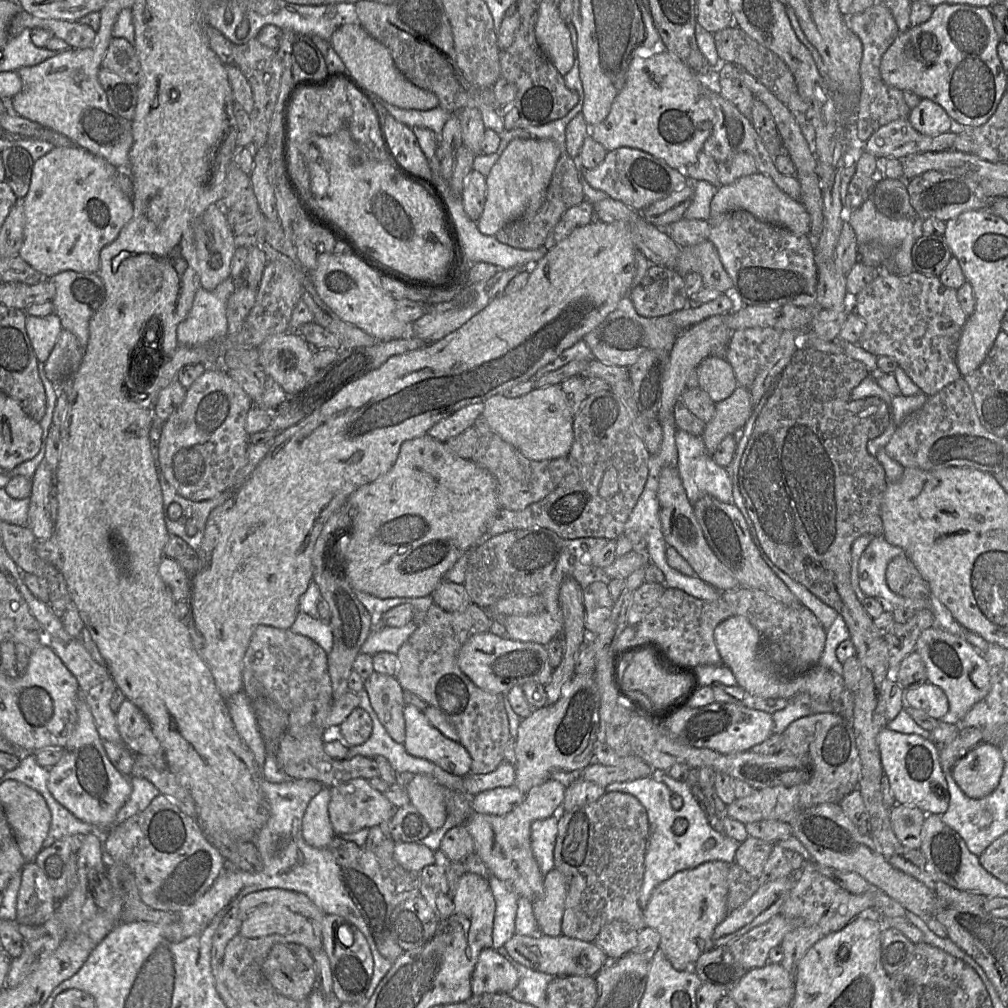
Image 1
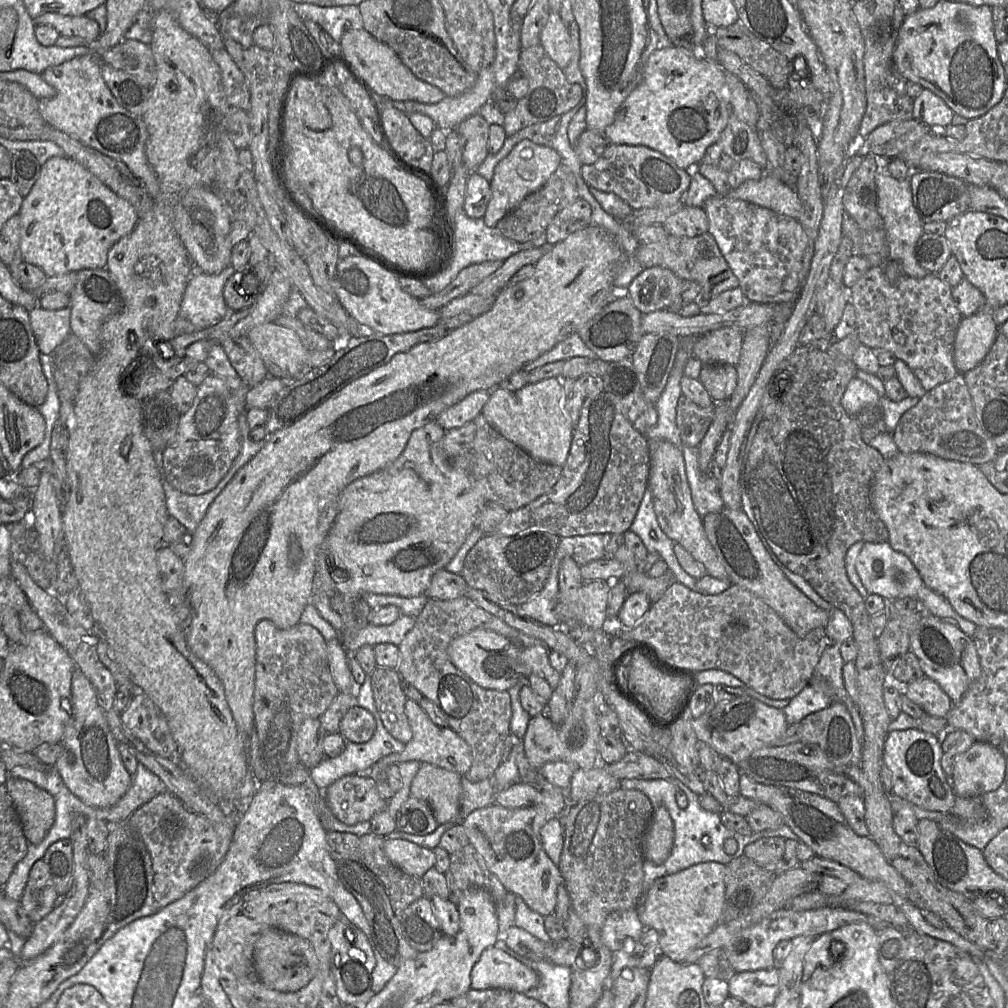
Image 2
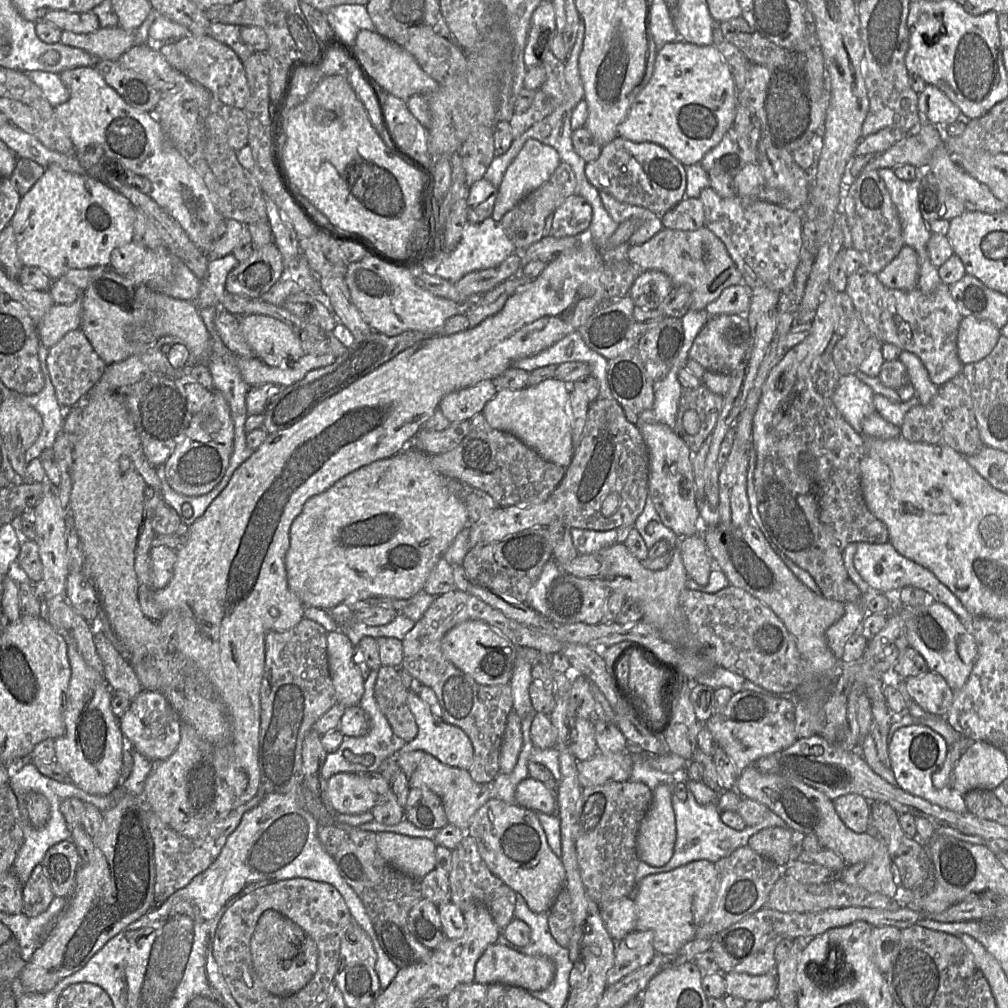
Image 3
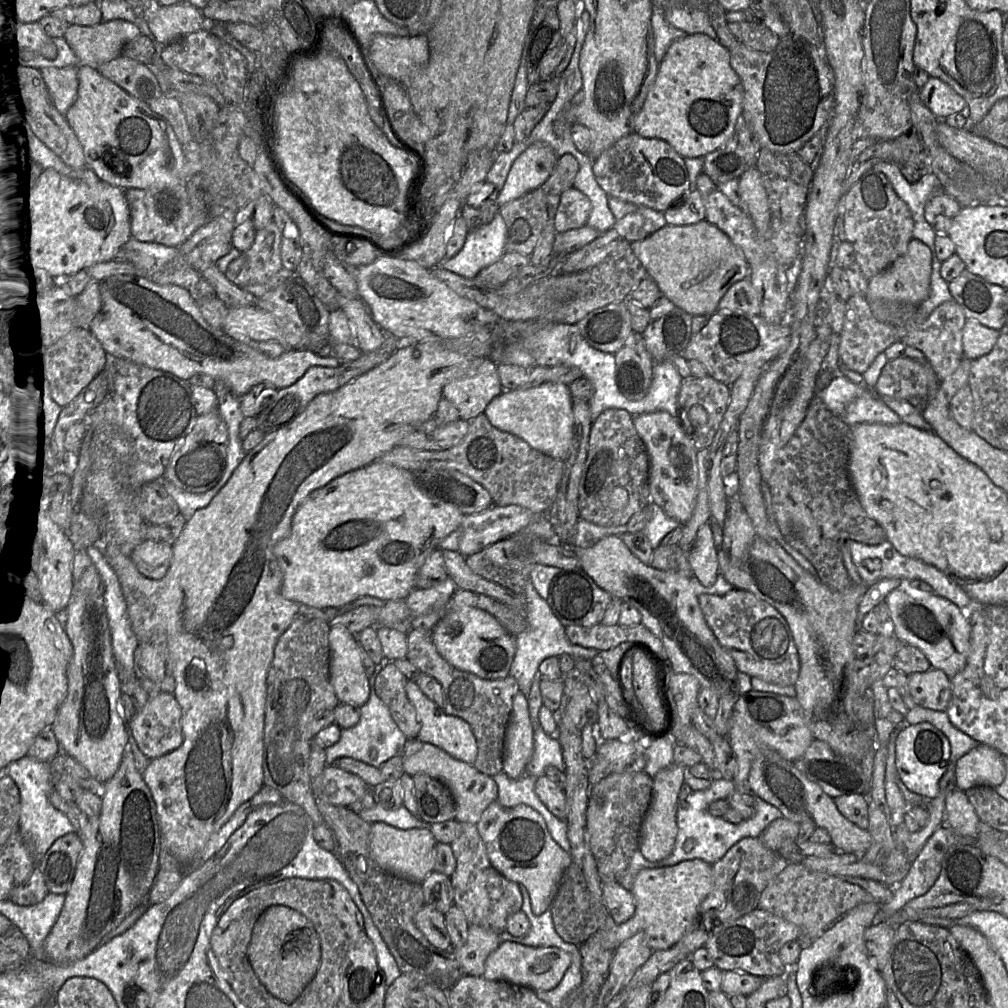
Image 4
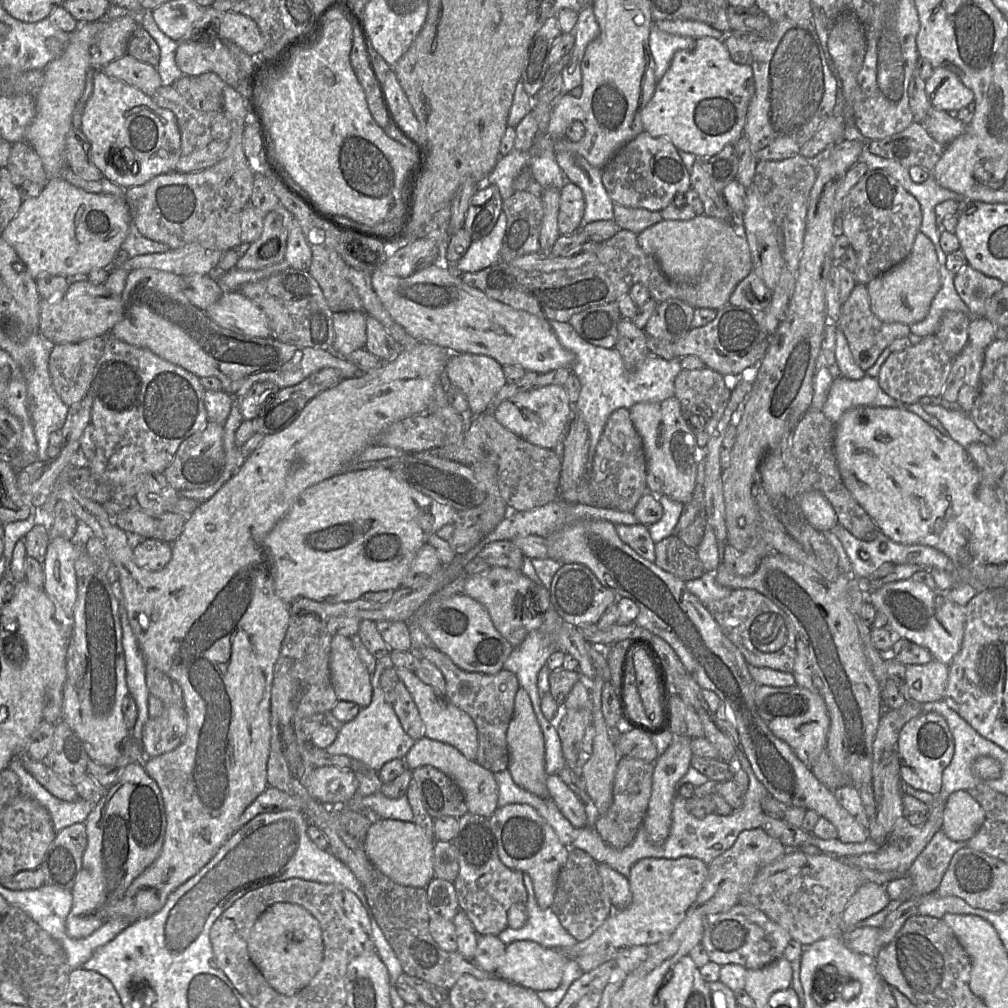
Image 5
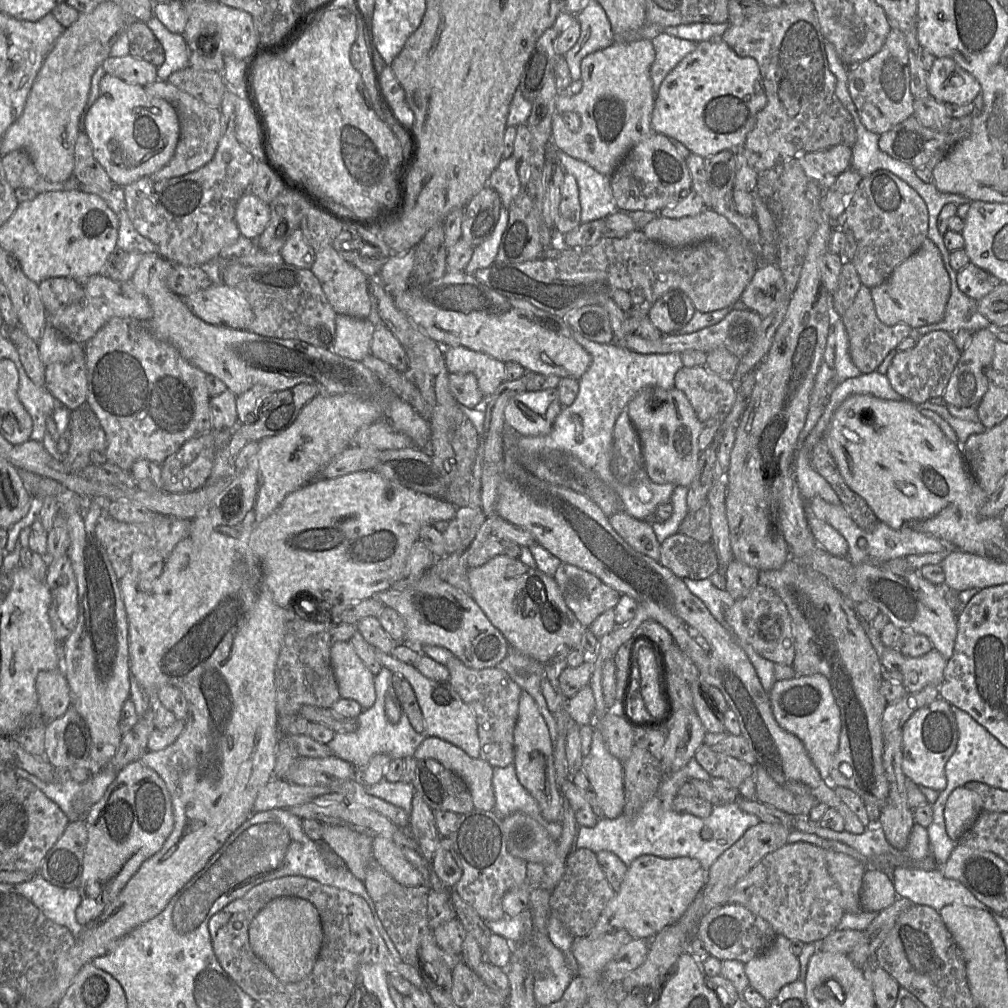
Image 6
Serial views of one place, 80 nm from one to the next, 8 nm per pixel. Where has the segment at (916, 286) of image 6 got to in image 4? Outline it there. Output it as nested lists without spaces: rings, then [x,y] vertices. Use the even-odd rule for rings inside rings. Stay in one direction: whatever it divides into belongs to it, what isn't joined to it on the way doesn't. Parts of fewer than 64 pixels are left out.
[[[912,238],[906,252],[895,262],[869,280],[866,300],[872,302],[893,302],[918,307],[930,292],[932,273],[932,252],[922,241]]]

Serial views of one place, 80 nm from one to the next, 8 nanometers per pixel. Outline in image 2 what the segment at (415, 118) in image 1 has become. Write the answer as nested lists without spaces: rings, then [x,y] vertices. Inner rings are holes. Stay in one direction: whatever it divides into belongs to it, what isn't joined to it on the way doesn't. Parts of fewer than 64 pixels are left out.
[[[492,65],[482,70],[473,85],[465,93],[456,97],[445,97],[436,104],[424,104],[416,101],[392,101],[397,109],[408,116],[422,113],[430,117],[441,130],[455,129],[460,122],[478,112],[483,104],[493,99],[495,72]]]

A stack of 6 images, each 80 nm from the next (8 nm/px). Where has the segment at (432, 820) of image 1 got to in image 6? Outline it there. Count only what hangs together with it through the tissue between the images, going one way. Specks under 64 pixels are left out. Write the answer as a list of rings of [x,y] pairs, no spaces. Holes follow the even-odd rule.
[[[427,737],[413,757],[420,761],[434,759],[456,773],[467,785],[474,808],[494,811],[495,794],[492,784],[494,768],[481,758],[471,758],[454,744],[436,737]]]

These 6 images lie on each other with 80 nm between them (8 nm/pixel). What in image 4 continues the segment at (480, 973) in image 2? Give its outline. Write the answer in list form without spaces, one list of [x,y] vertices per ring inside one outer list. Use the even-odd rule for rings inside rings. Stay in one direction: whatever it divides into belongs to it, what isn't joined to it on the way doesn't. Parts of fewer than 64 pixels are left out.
[[[512,941],[502,942],[485,961],[483,977],[502,980],[534,991],[549,991],[561,981],[571,962],[571,955],[556,947],[531,947]]]

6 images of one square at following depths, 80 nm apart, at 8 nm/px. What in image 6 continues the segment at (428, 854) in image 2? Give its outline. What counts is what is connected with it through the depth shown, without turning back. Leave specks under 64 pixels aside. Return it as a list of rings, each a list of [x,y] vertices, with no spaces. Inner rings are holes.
[[[374,836],[373,859],[393,879],[404,886],[422,886],[424,879],[420,871],[405,857],[402,849],[392,840]]]

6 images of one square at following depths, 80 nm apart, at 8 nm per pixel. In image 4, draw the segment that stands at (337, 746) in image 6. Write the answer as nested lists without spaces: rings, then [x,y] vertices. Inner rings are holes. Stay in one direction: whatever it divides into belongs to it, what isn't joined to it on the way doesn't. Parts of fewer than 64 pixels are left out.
[[[383,658],[382,661],[376,665],[373,674],[369,677],[369,699],[360,707],[360,720],[355,726],[342,729],[338,742],[325,749],[326,765],[334,764],[339,758],[350,757],[375,768],[379,768],[387,760],[402,754],[408,738],[394,722],[388,708],[376,695],[374,687],[379,672],[385,665],[392,662],[393,661],[388,661]]]

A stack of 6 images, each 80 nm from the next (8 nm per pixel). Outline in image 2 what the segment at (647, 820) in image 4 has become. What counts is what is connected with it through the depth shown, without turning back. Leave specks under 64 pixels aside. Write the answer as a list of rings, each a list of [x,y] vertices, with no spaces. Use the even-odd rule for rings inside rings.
[[[664,806],[654,809],[642,840],[643,857],[662,864],[669,857],[674,843],[674,823]]]

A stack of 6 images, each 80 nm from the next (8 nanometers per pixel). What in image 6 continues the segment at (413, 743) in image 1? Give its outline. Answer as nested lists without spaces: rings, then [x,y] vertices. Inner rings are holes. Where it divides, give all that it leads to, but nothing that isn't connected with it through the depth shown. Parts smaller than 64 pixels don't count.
[[[373,648],[373,653],[382,667],[405,678],[411,684],[424,718],[424,733],[427,737],[440,738],[461,748],[471,758],[480,758],[478,724],[474,711],[461,699],[449,681],[431,680],[422,675],[415,666],[401,662],[391,654],[386,654],[379,649]]]

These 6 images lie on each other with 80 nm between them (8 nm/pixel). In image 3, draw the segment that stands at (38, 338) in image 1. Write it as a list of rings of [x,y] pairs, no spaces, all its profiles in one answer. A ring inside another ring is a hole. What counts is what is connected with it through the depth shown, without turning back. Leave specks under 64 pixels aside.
[[[82,296],[65,305],[55,304],[36,325],[40,344],[49,349],[65,334],[78,329],[82,311]]]

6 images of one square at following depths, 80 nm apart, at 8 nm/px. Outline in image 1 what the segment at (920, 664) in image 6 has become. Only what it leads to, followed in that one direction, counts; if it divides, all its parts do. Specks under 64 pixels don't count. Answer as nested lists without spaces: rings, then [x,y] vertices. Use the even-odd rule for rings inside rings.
[[[929,682],[905,691],[904,706],[905,705],[922,710],[936,720],[943,719],[949,710],[945,693],[939,687]]]

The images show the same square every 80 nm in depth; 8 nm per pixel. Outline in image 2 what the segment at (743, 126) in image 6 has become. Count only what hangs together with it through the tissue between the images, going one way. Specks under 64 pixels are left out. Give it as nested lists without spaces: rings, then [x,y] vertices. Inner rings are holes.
[[[660,45],[660,47],[658,47],[647,60],[642,82],[622,102],[615,113],[613,122],[605,128],[602,134],[608,143],[644,145],[669,157],[682,169],[695,168],[699,163],[701,163],[706,149],[719,139],[723,129],[727,125],[730,115],[732,114],[729,102],[729,90],[726,85],[725,76],[726,71],[718,61],[710,60],[701,56],[697,50],[674,45]]]

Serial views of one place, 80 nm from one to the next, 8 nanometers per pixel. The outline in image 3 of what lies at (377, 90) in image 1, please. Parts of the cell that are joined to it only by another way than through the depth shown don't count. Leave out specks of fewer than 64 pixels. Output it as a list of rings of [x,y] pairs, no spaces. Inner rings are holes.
[[[361,30],[351,47],[367,77],[388,94],[407,100],[413,95],[428,95],[438,89],[439,83],[421,68],[409,52],[375,31]]]

